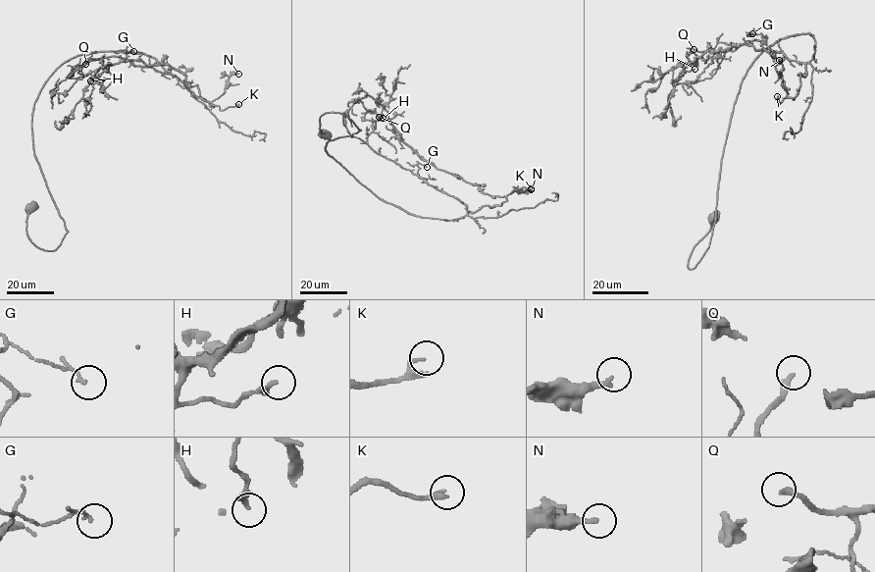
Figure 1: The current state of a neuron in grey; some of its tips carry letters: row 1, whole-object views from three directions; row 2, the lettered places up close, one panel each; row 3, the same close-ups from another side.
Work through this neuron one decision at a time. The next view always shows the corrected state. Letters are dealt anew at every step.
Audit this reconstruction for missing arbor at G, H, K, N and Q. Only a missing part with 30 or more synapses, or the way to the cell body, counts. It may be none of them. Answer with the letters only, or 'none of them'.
K, Q

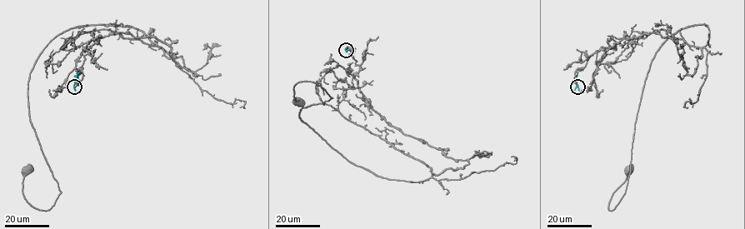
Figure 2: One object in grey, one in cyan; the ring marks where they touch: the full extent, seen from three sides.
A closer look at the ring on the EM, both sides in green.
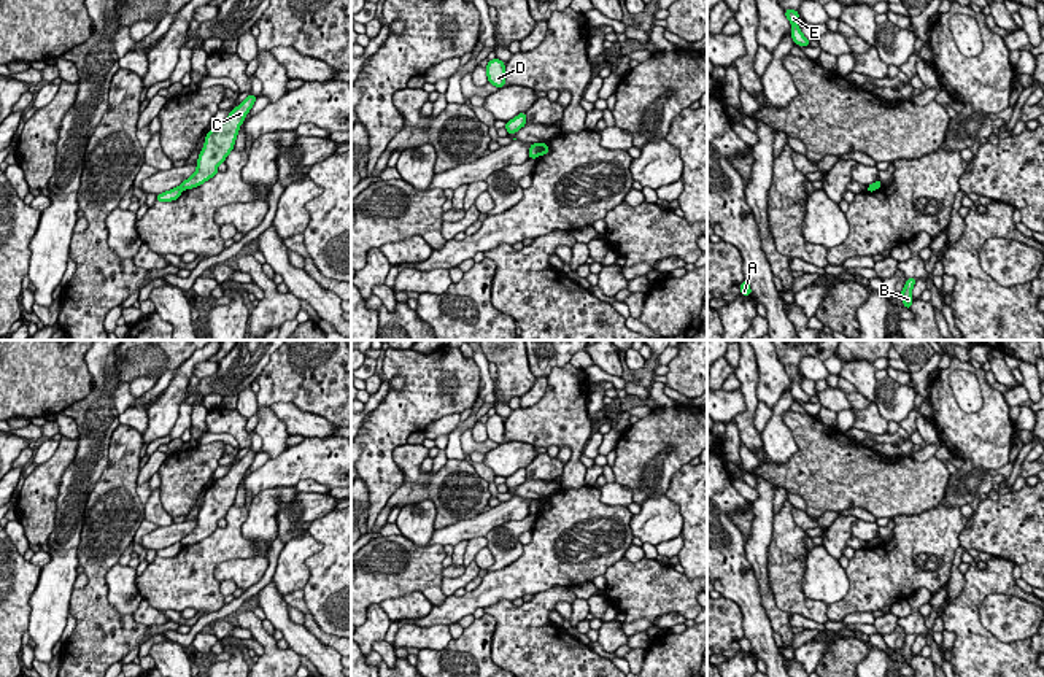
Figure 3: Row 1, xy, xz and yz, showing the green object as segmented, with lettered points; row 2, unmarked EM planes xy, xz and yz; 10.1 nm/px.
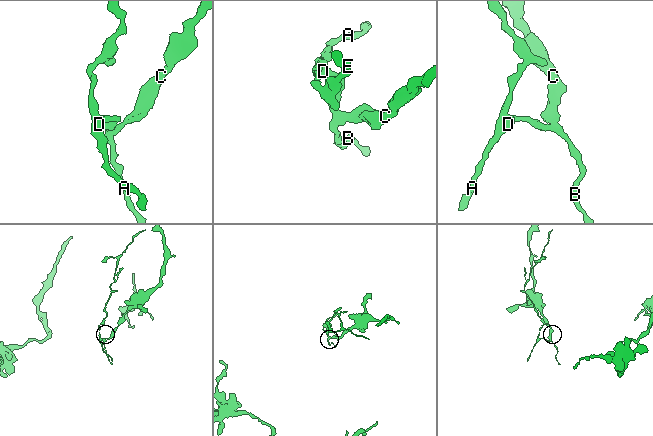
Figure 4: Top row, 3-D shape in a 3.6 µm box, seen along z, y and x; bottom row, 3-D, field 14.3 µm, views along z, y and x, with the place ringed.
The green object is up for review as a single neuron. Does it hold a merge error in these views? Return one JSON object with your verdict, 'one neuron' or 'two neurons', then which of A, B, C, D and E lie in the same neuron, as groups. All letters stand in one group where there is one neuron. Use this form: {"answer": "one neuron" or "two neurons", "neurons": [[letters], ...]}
{"answer": "two neurons", "neurons": [["A", "B", "D", "E"], ["C"]]}

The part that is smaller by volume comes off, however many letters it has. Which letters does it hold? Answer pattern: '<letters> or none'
A, B, D, E

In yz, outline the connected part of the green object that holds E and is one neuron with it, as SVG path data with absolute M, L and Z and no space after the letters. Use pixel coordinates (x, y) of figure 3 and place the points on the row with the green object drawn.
M785 10L787 19L791 22L791 38L799 46L809 46L810 40L807 40L801 29L798 27L799 13L796 10Z

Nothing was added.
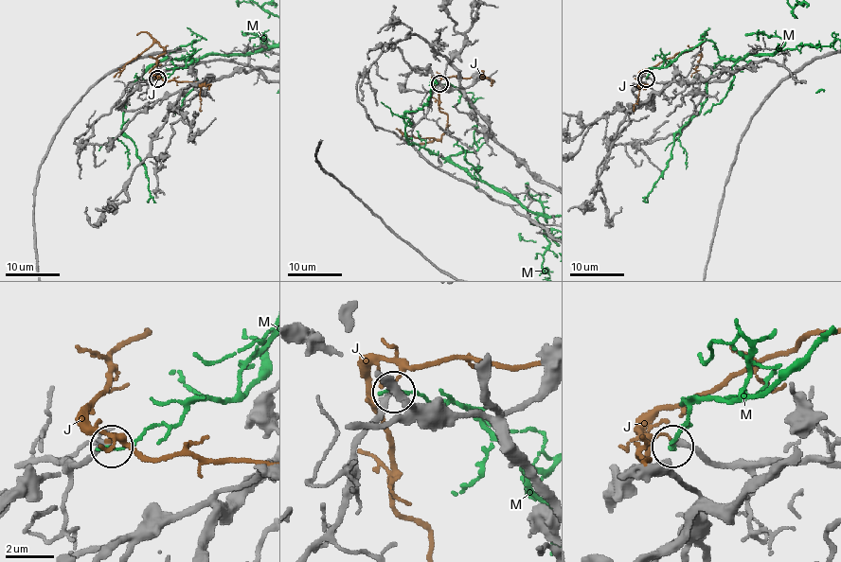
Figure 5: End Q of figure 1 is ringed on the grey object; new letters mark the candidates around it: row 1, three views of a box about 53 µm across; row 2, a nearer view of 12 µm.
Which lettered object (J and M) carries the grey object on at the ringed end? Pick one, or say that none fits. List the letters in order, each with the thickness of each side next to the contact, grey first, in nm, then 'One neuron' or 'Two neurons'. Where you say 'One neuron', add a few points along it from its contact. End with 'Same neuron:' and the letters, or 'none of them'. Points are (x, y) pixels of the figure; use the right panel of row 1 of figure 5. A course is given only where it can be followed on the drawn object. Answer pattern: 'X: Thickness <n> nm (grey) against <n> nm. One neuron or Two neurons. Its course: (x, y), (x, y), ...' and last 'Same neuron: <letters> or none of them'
J: Thickness 240 nm (grey) against 100 nm. Two neurons
M: Thickness 240 nm (grey) against 120 nm. Two neurons
Same neuron: none of them

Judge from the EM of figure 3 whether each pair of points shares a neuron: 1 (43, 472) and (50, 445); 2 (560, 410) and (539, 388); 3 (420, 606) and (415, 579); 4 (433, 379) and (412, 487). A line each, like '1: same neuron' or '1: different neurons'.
1: different neurons
2: different neurons
3: different neurons
4: different neurons

